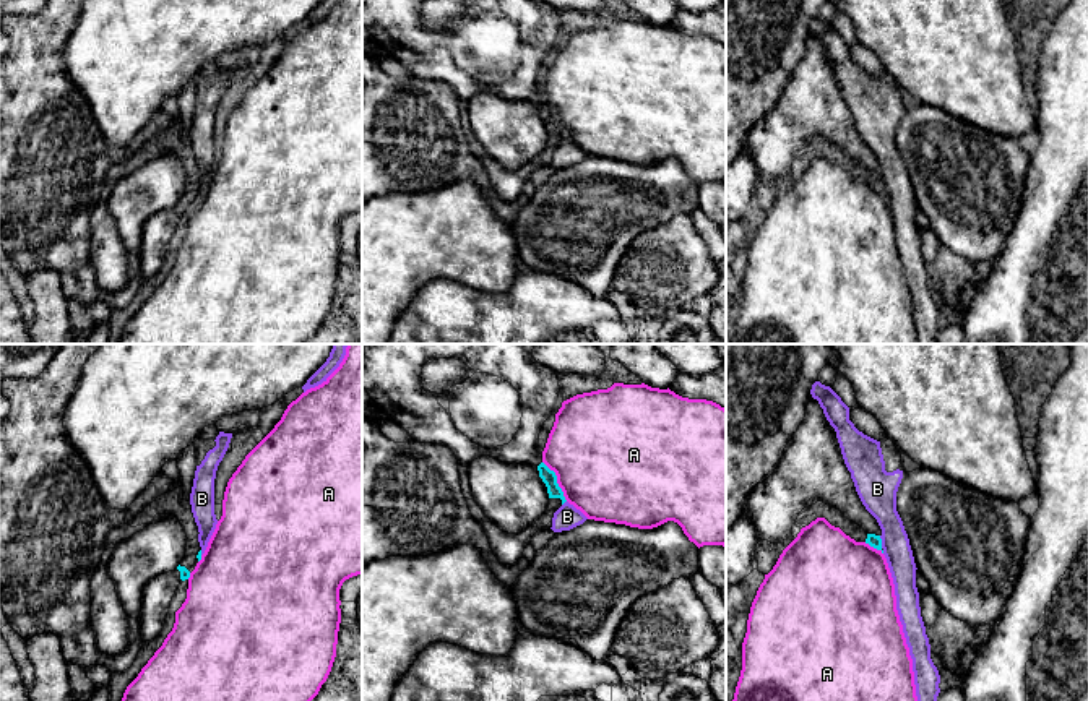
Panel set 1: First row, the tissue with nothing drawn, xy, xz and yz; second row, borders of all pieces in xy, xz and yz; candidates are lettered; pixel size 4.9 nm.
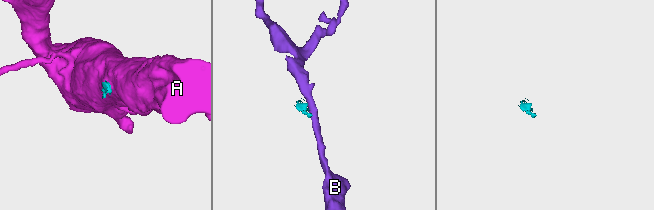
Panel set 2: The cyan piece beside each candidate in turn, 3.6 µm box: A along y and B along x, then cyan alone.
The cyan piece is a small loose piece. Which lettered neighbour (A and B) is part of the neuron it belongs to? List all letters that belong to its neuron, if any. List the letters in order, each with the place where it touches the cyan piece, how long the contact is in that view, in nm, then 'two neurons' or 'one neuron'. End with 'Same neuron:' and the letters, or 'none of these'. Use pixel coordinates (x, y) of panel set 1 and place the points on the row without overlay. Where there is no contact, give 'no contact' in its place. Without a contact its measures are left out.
A: xz (556, 117) | 240 nm | two neurons
B: yz (880, 179) | 70 nm | two neurons
Same neuron: none of these

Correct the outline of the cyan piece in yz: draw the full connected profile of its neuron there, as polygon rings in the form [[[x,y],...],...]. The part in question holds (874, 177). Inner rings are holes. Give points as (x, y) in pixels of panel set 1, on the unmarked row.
[[[812,34],[778,104],[750,128],[742,151],[752,156],[758,178],[788,183],[801,169],[796,162],[799,149],[817,138],[840,146],[867,169],[866,180],[883,187],[882,166],[856,128],[836,68]]]

